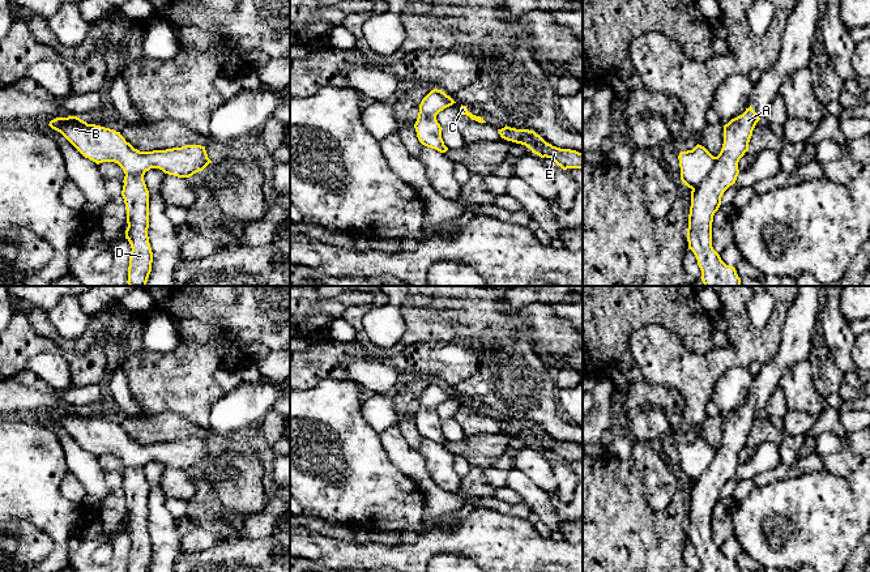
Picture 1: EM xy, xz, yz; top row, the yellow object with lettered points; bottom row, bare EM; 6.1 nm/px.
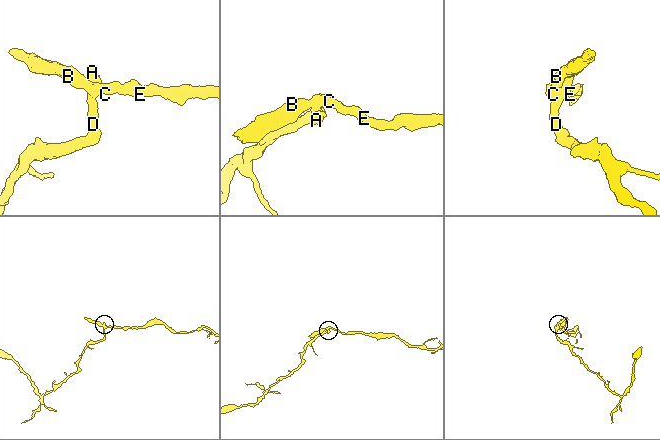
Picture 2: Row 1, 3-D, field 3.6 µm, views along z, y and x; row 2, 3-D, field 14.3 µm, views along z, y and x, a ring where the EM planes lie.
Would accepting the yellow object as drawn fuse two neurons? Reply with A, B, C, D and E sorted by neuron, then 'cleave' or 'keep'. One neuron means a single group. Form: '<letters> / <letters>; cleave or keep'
A D / B C E; cleave

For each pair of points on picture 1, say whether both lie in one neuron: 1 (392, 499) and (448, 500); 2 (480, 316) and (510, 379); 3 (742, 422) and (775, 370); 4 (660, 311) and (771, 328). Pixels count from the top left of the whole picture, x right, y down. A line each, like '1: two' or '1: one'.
1: two
2: one
3: one
4: two

